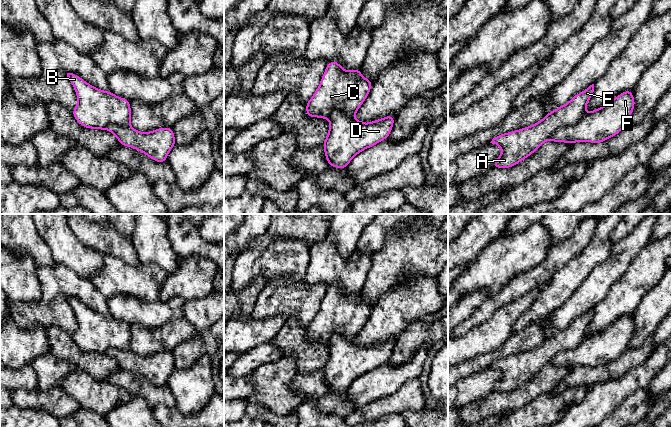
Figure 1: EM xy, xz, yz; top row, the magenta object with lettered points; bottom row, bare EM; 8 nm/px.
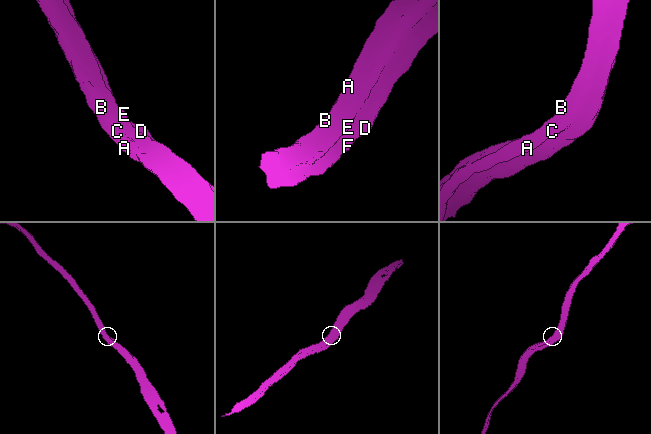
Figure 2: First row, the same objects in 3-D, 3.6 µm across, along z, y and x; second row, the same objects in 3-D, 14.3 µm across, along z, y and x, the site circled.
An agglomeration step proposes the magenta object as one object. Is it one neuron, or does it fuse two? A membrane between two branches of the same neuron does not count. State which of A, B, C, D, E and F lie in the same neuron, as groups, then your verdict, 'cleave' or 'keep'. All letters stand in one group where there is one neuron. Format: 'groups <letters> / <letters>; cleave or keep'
groups A B C E / D F; cleave

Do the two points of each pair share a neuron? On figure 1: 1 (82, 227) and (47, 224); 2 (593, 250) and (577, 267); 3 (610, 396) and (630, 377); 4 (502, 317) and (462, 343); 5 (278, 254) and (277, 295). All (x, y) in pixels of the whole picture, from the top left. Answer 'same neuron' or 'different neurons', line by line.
1: different neurons
2: same neuron
3: same neuron
4: same neuron
5: different neurons

